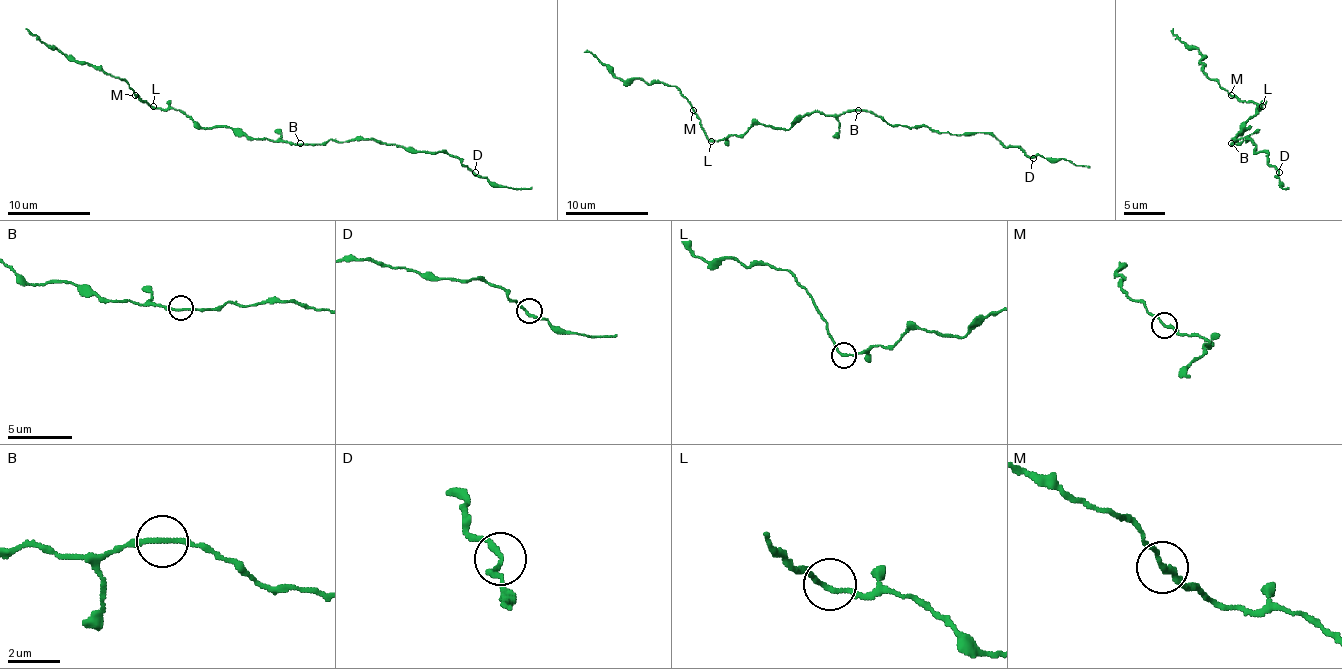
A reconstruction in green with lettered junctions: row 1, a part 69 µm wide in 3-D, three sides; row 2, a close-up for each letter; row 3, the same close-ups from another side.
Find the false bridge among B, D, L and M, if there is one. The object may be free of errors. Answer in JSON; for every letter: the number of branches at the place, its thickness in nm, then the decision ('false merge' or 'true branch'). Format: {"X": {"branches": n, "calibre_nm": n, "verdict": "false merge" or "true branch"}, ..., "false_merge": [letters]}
{"B": {"branches": 2, "calibre_nm": 190, "verdict": "true branch"}, "D": {"branches": 2, "calibre_nm": 190, "verdict": "true branch"}, "L": {"branches": 2, "calibre_nm": 190, "verdict": "true branch"}, "M": {"branches": 2, "calibre_nm": 190, "verdict": "true branch"}, "false_merge": []}

